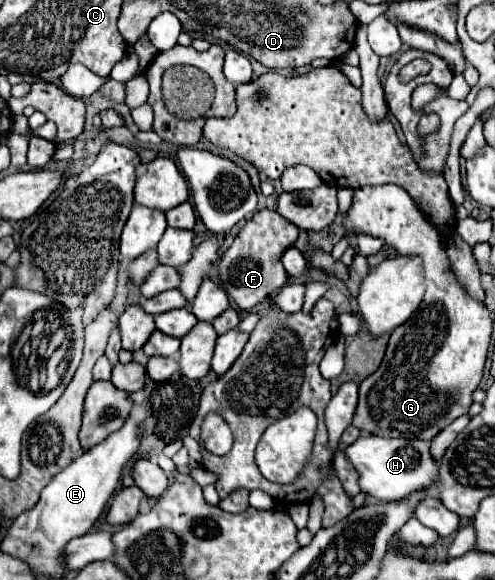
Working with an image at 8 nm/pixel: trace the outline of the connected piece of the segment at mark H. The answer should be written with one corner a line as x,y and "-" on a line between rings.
361,435
345,449
345,457
359,473
361,491
379,501
403,499
417,489
433,487
437,481
437,463
431,461
427,441
403,441
383,439
377,435

